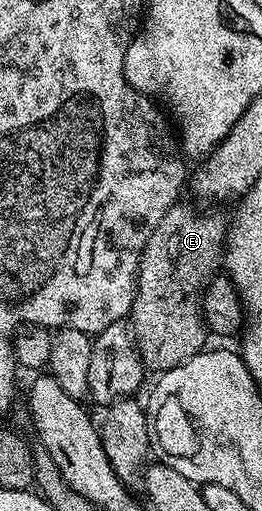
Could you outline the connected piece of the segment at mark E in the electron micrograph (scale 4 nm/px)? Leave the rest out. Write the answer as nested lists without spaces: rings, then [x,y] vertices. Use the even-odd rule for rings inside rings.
[[[176,205],[171,207],[165,213],[165,217],[161,217],[161,225],[157,225],[157,229],[153,229],[153,233],[149,237],[149,241],[145,245],[145,249],[141,253],[139,258],[139,273],[135,276],[135,300],[131,306],[131,313],[129,316],[129,326],[133,332],[133,338],[136,347],[139,348],[139,355],[143,359],[144,368],[155,370],[155,373],[162,373],[173,369],[177,365],[181,365],[185,361],[189,361],[194,355],[198,355],[200,351],[204,350],[206,339],[209,339],[209,332],[207,330],[207,324],[203,322],[201,311],[201,292],[212,279],[215,278],[217,272],[220,270],[223,262],[223,249],[227,241],[227,229],[229,226],[228,220],[222,219],[218,215],[218,210],[215,209],[203,209],[207,211],[195,212],[191,207],[182,207],[182,205]]]

